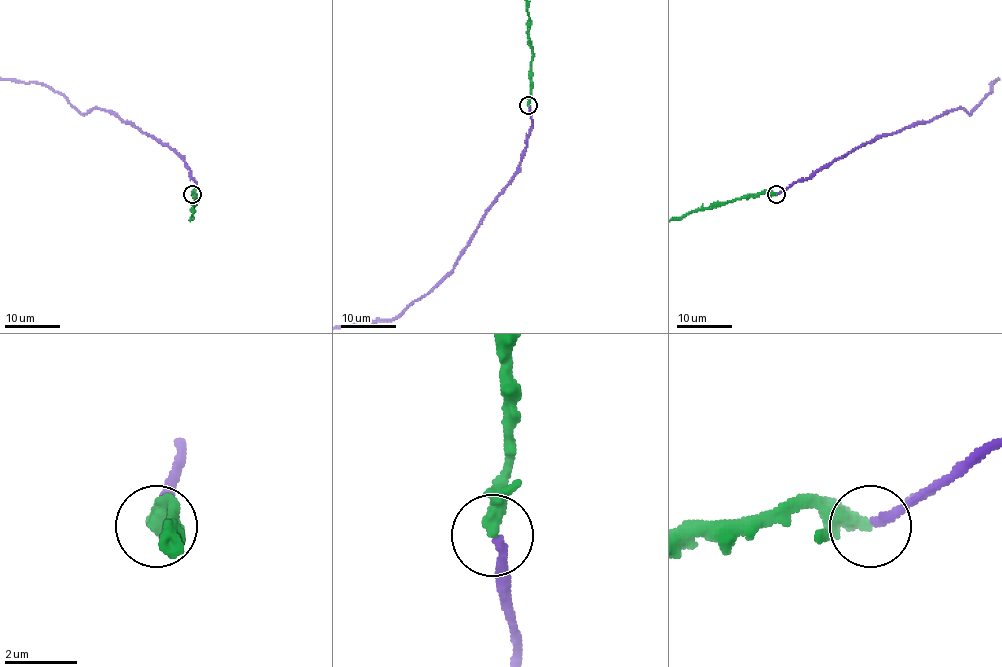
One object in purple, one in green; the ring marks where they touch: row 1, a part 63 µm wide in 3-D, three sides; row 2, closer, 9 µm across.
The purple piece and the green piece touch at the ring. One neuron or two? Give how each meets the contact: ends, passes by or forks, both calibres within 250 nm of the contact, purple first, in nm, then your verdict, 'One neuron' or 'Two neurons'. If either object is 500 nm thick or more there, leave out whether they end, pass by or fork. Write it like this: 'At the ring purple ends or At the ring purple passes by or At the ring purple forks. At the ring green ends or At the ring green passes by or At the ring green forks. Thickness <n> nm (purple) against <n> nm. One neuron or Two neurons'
At the ring purple ends. At the ring green ends. Thickness 240 nm (purple) against 400 nm. One neuron

